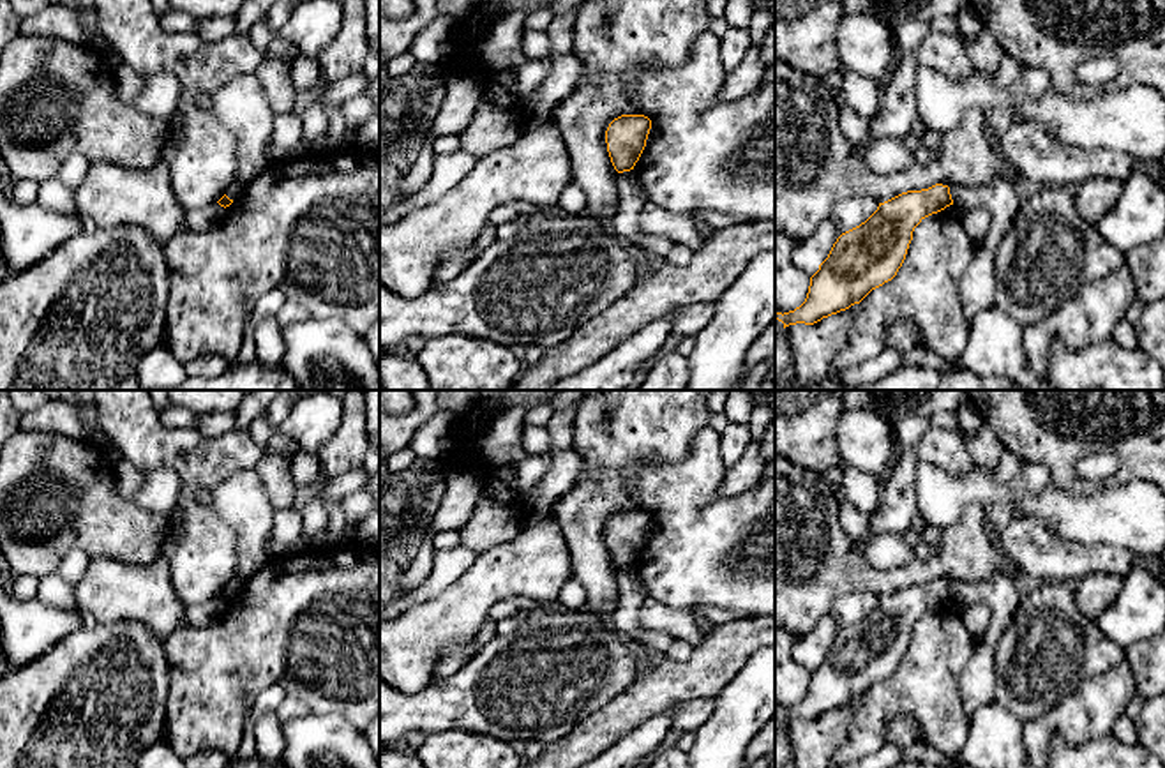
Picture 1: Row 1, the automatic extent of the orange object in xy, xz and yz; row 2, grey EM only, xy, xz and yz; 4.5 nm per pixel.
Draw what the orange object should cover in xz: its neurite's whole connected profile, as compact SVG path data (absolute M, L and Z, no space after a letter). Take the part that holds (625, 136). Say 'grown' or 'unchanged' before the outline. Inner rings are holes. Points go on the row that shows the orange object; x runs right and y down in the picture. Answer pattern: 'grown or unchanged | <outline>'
unchanged | M621 115L605 131L605 143L611 162L618 173L634 169L651 129L644 115Z

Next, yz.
unchanged | M943 184L879 203L865 222L837 238L810 277L805 302L784 314L775 311L775 321L782 321L784 328L796 323L814 325L860 304L872 290L897 275L914 228L950 205L950 187Z

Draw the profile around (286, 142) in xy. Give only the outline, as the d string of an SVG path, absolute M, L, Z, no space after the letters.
M288 111L275 115L272 124L272 136L267 148L270 161L295 159L309 154L311 143L304 139L304 124L298 115Z

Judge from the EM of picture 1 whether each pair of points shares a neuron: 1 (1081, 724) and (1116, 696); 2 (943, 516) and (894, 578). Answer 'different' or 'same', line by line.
1: same
2: different

